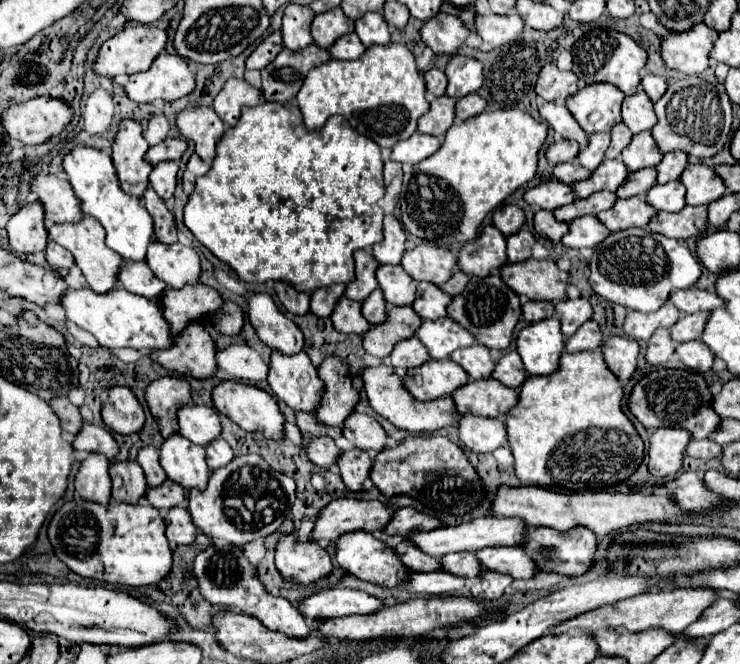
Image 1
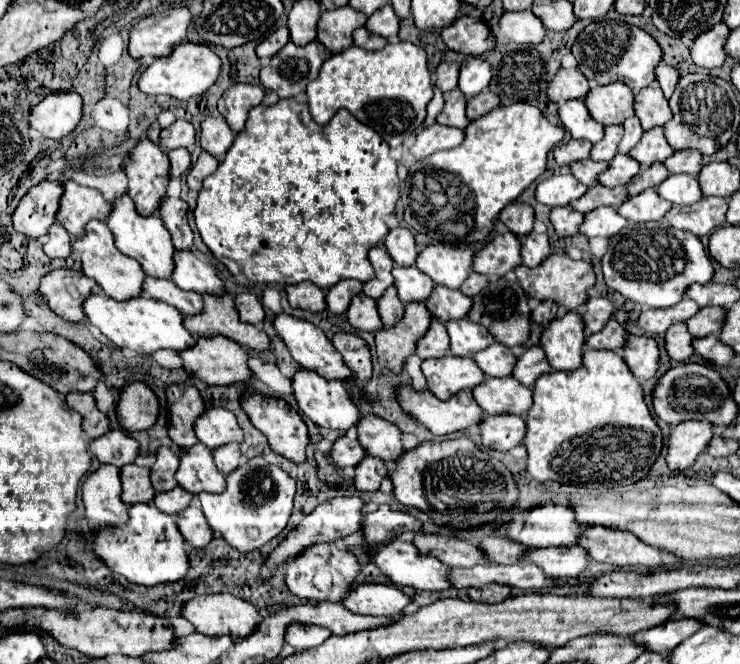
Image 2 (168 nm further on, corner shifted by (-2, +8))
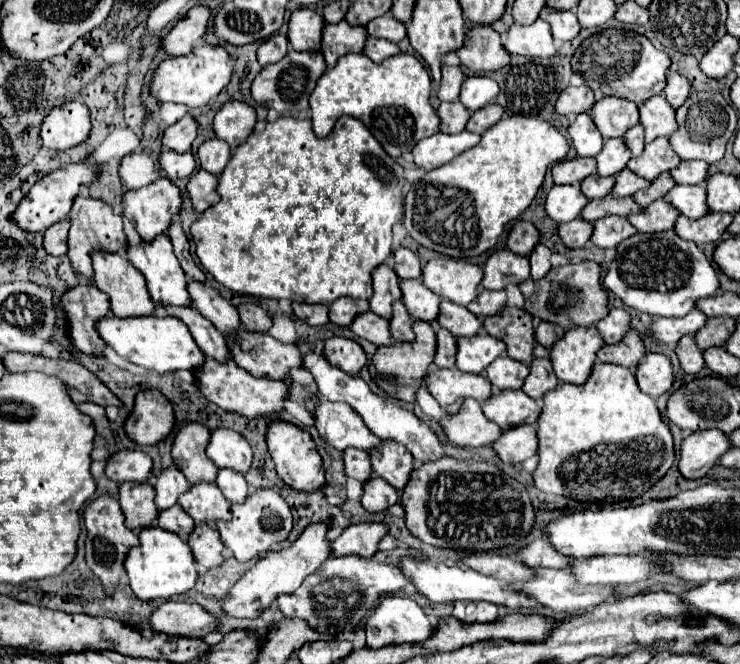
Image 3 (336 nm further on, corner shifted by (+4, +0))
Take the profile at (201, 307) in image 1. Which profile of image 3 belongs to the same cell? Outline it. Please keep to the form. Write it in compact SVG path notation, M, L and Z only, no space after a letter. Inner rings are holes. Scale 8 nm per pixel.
M240 330L240 340L228 340L228 348L232 348L232 360L252 376L284 380L290 368L302 364L296 344L284 344L270 334Z

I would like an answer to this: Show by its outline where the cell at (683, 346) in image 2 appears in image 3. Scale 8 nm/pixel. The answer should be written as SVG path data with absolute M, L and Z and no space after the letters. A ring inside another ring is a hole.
M684 336L684 340L680 340L680 344L676 344L676 354L678 354L680 366L684 372L698 374L704 368L702 350L696 346L692 336Z

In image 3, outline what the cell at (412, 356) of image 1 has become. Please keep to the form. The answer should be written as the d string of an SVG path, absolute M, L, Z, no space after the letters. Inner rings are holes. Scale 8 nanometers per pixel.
M438 330L436 334L436 356L434 364L438 368L454 368L454 356L456 356L456 336L452 336L448 330Z

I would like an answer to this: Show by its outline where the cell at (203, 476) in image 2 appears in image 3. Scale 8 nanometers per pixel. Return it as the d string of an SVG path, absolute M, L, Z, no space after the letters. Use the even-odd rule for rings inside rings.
M190 484L188 492L180 496L178 504L196 520L196 522L210 522L228 520L230 518L230 504L224 500L224 494L216 484Z

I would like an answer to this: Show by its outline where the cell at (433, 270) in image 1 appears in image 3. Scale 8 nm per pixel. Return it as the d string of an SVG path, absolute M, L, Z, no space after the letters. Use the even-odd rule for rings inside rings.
M432 258L422 266L422 282L444 300L468 306L482 280L482 268L456 258Z

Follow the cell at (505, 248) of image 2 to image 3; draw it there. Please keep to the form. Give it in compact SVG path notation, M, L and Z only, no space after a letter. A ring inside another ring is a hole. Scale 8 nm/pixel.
M508 248L494 250L484 264L482 286L488 290L502 290L506 284L520 284L530 278L528 258L508 252Z

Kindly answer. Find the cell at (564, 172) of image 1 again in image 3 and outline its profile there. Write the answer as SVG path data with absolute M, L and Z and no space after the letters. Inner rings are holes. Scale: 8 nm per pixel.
M588 176L588 180L582 180L582 192L588 200L596 200L596 198L604 198L610 194L614 186L614 178L612 176Z

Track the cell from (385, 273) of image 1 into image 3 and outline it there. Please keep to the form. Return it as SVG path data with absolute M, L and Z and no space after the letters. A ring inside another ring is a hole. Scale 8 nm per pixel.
M418 278L416 280L402 280L400 290L402 290L402 302L414 320L434 322L434 318L438 316L440 298L432 290L428 290L422 284L422 280L418 280Z

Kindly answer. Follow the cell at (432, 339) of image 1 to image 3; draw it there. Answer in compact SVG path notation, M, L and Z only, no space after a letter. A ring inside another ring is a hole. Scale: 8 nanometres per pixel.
M480 332L480 334L470 336L470 338L458 338L456 366L462 372L480 374L504 350L506 350L506 344L502 340L498 340L498 338L488 336L486 332Z

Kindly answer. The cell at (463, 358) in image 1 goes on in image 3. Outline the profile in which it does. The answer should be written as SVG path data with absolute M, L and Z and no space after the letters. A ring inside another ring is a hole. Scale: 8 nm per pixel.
M500 356L500 360L494 360L486 368L486 378L496 390L504 388L520 388L524 384L524 378L528 376L528 366L522 362L516 362L508 356Z

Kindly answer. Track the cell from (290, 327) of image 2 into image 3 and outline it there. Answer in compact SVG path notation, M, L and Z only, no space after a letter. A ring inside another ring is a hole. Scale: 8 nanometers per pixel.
M316 352L304 354L302 368L306 368L314 376L320 396L324 396L326 400L336 400L336 402L344 402L344 404L352 406L362 416L364 424L370 428L372 434L404 444L412 452L414 460L418 462L414 466L422 466L420 462L428 462L428 460L436 460L436 458L444 456L438 436L424 422L420 422L410 410L404 410L404 408L390 404L384 398L376 396L360 376L348 376L344 370L328 364L328 360L324 360L324 354L316 354Z

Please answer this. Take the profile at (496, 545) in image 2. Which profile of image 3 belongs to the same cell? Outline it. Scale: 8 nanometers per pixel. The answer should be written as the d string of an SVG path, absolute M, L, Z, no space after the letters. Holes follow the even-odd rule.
M536 540L528 546L524 546L522 550L518 550L516 560L520 560L522 564L530 564L530 568L564 568L564 566L568 566L568 560L564 556L560 556L560 552L552 550L552 546L548 546L548 542L544 542L544 540Z

